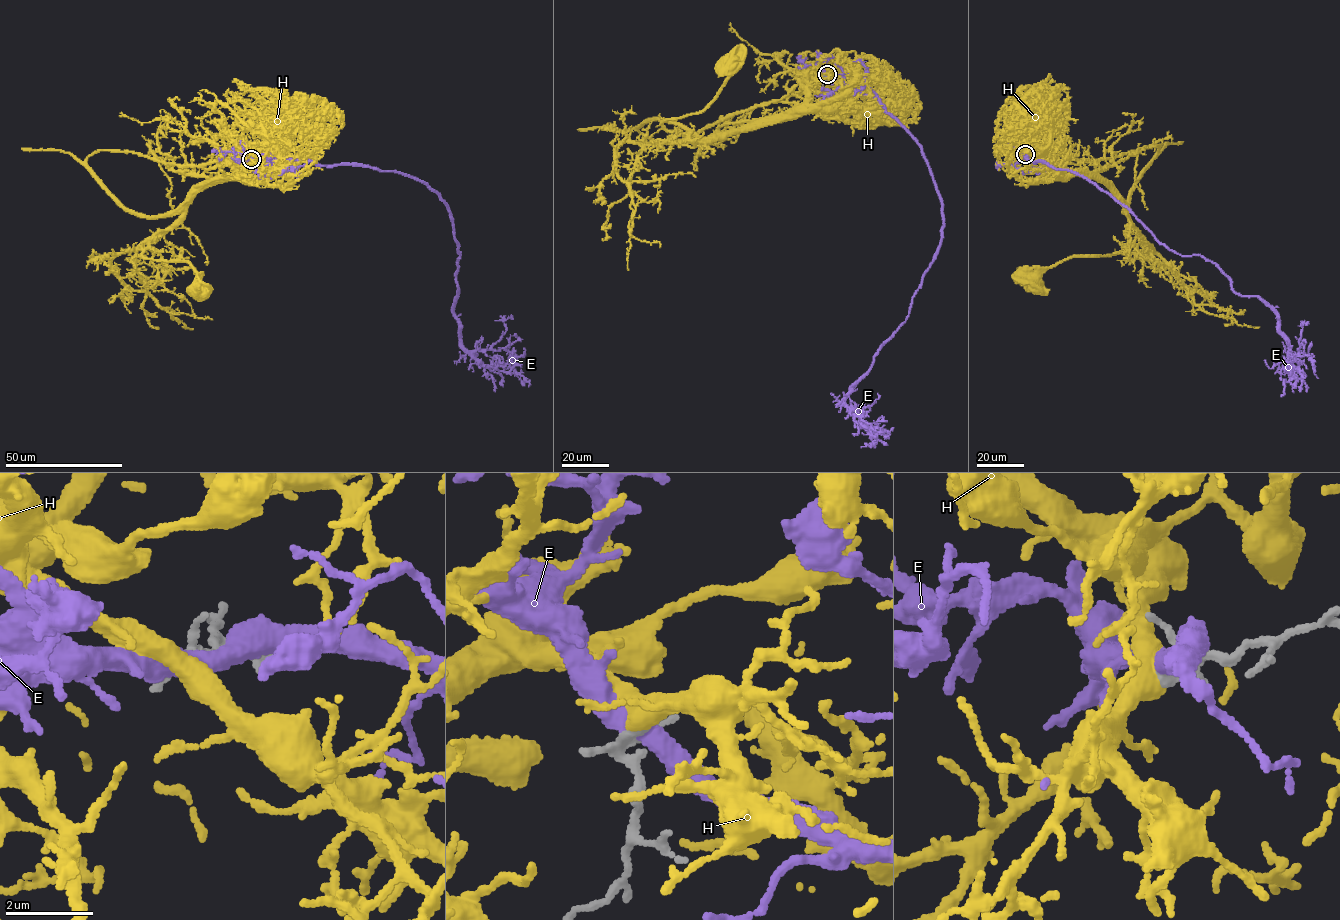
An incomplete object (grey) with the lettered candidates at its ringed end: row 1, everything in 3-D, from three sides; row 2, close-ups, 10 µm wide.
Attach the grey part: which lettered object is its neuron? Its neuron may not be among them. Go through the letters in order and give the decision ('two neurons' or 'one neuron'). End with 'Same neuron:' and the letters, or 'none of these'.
E: two neurons
H: one neuron
Same neuron: H

